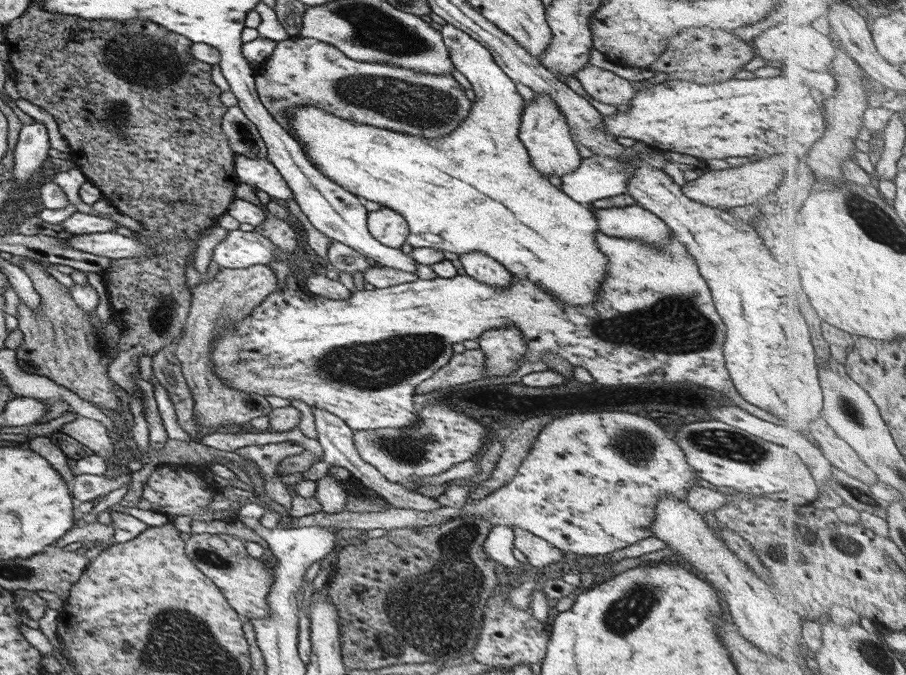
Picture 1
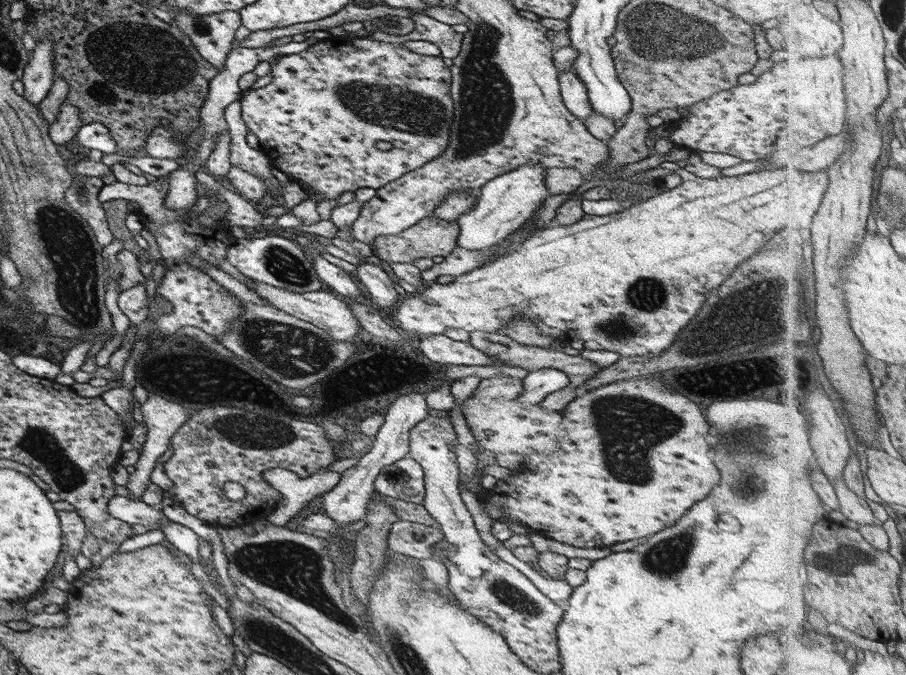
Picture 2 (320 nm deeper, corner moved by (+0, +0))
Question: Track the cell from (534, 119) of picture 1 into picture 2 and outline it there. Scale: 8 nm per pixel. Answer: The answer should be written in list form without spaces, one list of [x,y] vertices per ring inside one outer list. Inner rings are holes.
[[[524,164],[482,184],[477,190],[479,196],[476,197],[473,210],[467,210],[457,218],[459,233],[455,240],[456,246],[475,252],[487,250],[521,227],[549,195],[543,184],[543,169],[538,164]]]

